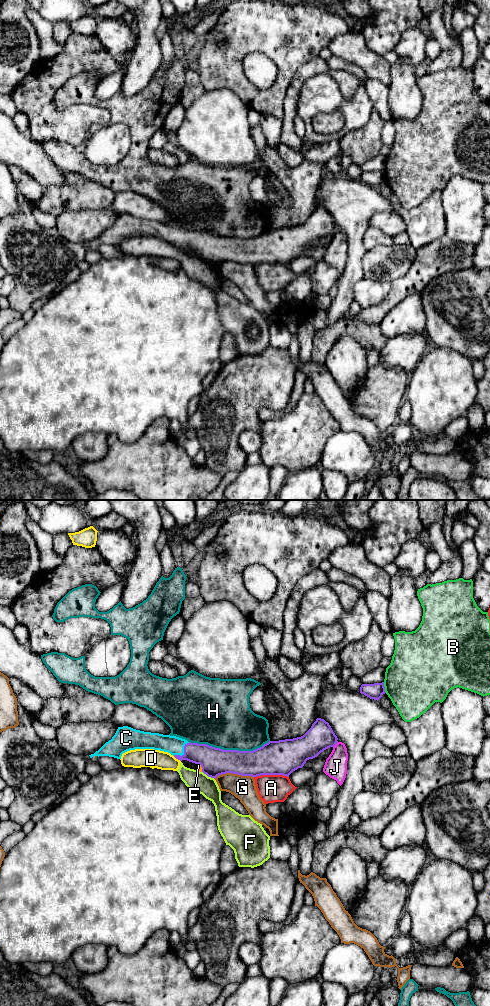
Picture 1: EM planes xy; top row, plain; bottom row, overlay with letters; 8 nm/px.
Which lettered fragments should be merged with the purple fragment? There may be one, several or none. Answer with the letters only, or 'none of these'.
C, E

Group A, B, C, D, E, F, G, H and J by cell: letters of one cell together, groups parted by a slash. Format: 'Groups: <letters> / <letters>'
Groups: A / B / C E / D F / G / H / J

